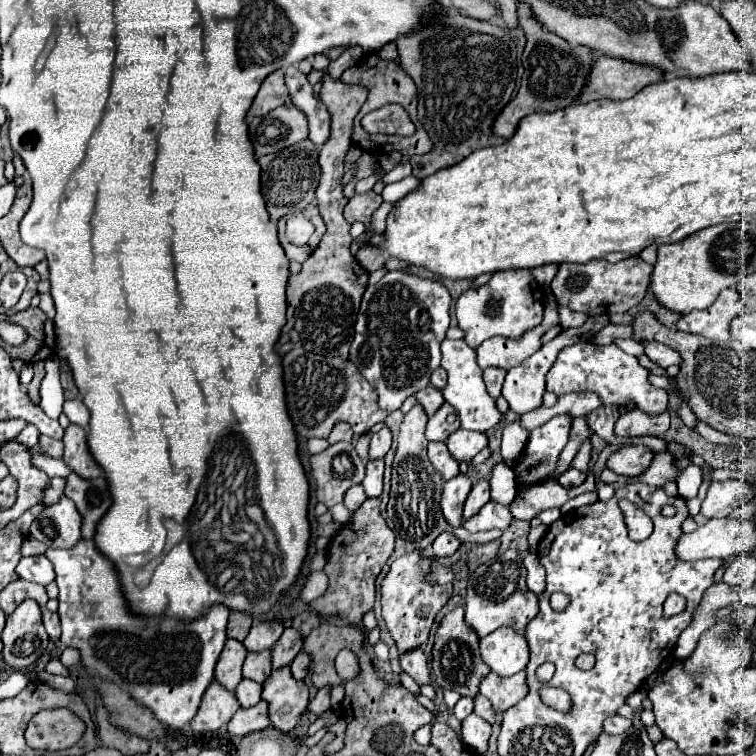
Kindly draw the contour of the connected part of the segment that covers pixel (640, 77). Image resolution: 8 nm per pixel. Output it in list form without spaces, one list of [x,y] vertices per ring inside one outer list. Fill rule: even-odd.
[[[602,55],[596,59],[580,101],[586,103],[592,99],[628,99],[646,85],[658,83],[662,77],[662,69]]]

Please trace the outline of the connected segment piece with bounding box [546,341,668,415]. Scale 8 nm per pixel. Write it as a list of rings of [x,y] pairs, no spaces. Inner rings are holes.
[[[580,341],[560,351],[556,365],[546,375],[546,391],[554,395],[564,395],[572,391],[594,391],[600,395],[604,405],[622,405],[632,401],[638,409],[646,413],[662,413],[668,405],[668,393],[664,389],[656,389],[648,381],[648,371],[638,363],[634,355],[624,353],[614,343],[610,345],[594,345],[588,341]]]

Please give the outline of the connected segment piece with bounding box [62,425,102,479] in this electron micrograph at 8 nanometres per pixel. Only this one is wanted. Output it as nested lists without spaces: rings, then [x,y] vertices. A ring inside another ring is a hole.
[[[70,425],[64,435],[64,455],[62,461],[80,477],[96,479],[102,477],[102,469],[94,463],[88,445],[86,445],[86,431],[78,425]]]

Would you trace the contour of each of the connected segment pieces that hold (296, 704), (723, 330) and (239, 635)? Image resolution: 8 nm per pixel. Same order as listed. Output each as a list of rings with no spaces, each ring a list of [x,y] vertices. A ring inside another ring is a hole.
[[[288,667],[276,669],[264,683],[262,699],[268,703],[268,719],[272,727],[290,733],[308,707],[308,687],[304,681],[292,679]]]
[[[724,289],[716,303],[704,311],[690,311],[682,315],[678,321],[678,329],[684,333],[696,333],[708,337],[716,343],[724,343],[730,339],[730,321],[744,309],[742,295],[736,289]]]
[[[230,613],[230,619],[228,619],[228,637],[230,639],[236,639],[236,641],[244,641],[248,631],[250,631],[250,625],[252,625],[252,617],[246,615],[246,613]]]

